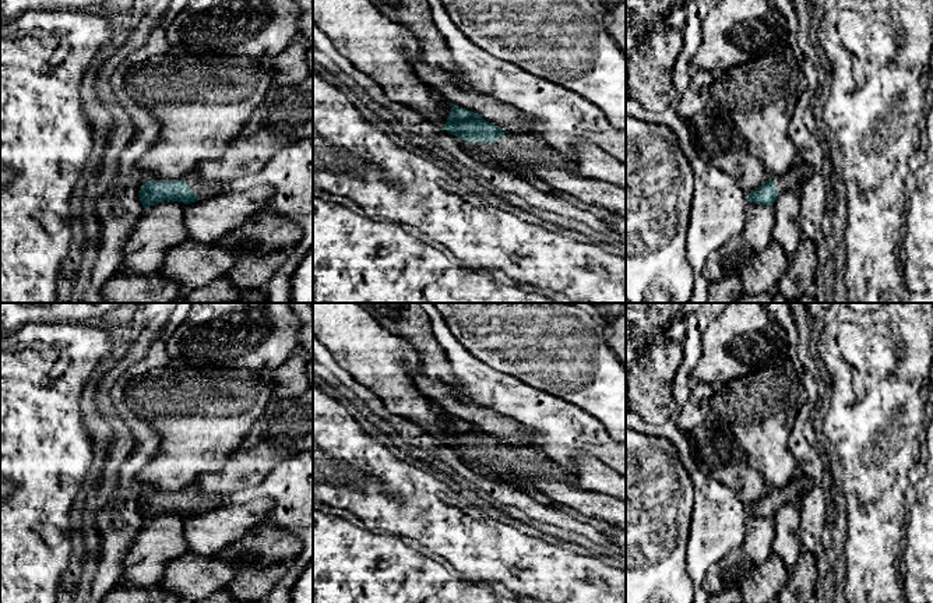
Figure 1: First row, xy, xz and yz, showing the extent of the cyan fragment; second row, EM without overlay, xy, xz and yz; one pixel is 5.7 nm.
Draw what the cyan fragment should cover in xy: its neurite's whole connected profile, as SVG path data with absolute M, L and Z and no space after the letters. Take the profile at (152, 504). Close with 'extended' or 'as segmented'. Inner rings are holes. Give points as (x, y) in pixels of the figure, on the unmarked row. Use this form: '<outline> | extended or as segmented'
M196 484L186 493L156 494L148 493L140 502L140 514L147 522L156 515L177 514L191 516L198 512L214 509L229 502L229 498L219 493L203 493Z | extended

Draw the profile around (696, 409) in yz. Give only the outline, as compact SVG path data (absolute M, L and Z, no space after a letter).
M694 382L691 394L682 409L677 427L683 431L690 431L694 426L701 424L704 419L708 419L711 396L712 385Z

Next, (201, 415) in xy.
M221 367L155 370L128 380L124 396L135 416L148 423L161 437L161 449L138 475L138 480L147 486L148 491L156 494L186 493L203 475L222 470L274 399L271 385L260 373Z

